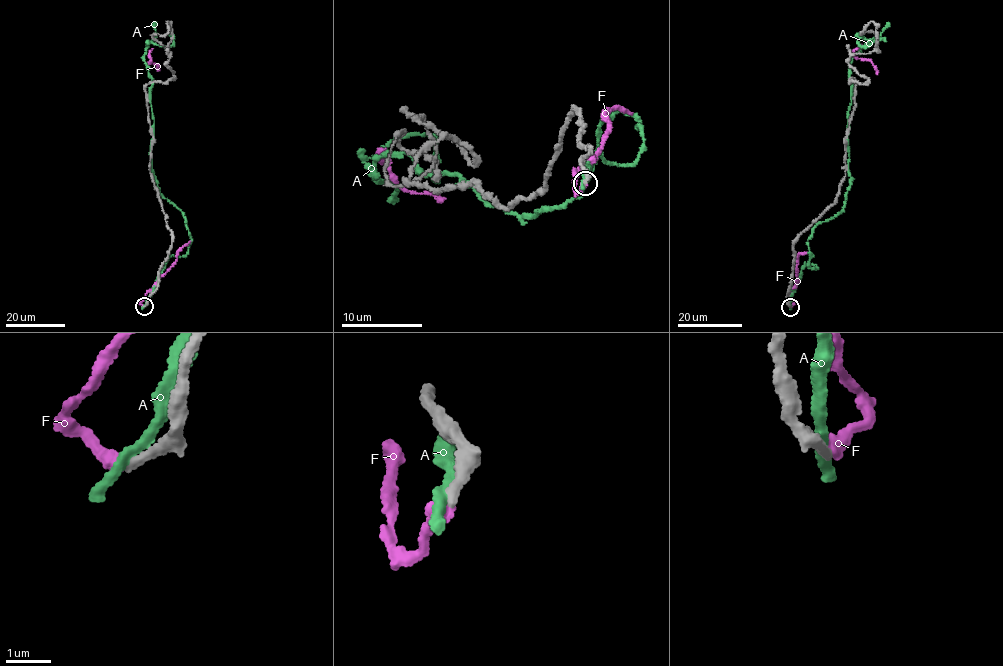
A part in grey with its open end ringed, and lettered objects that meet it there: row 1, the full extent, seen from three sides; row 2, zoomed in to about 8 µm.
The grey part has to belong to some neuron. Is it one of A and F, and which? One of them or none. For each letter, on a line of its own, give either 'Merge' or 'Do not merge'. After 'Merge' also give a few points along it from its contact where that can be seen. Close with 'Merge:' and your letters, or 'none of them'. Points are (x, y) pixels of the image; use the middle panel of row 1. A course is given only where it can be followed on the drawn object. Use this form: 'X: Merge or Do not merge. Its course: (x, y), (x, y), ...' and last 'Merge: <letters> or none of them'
A: Do not merge
F: Do not merge
Merge: none of them

